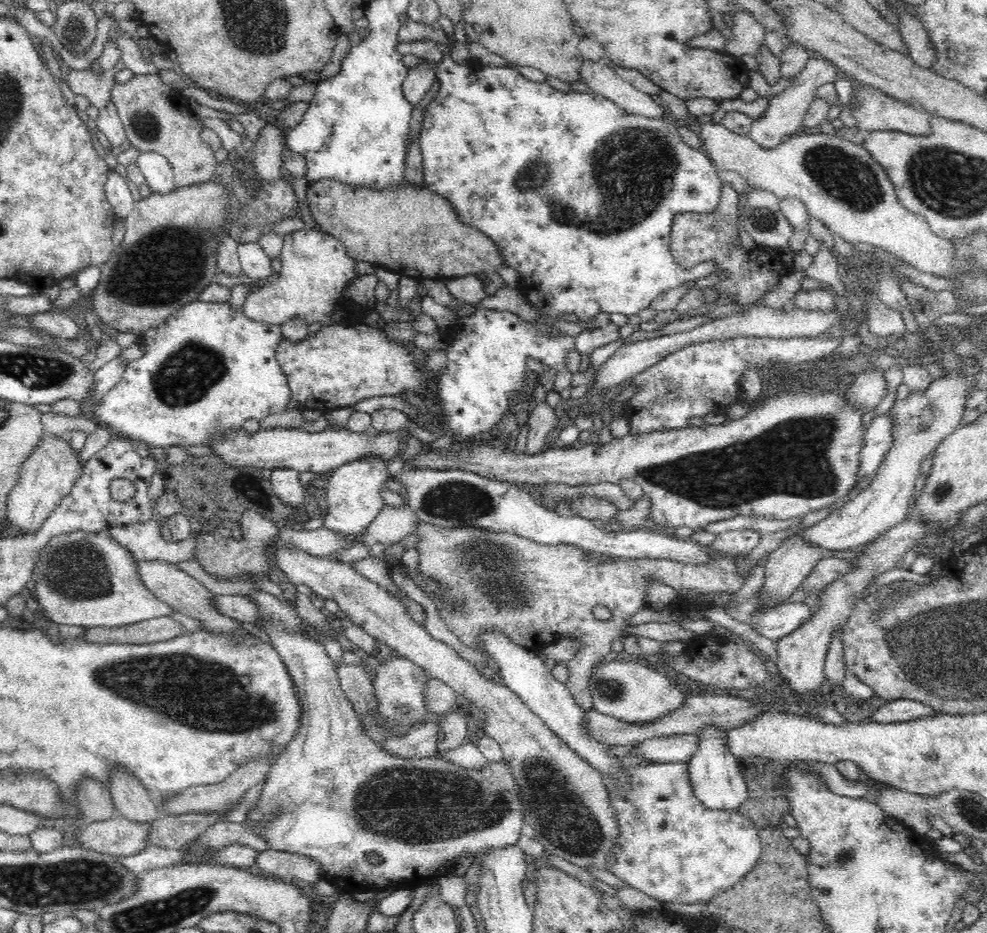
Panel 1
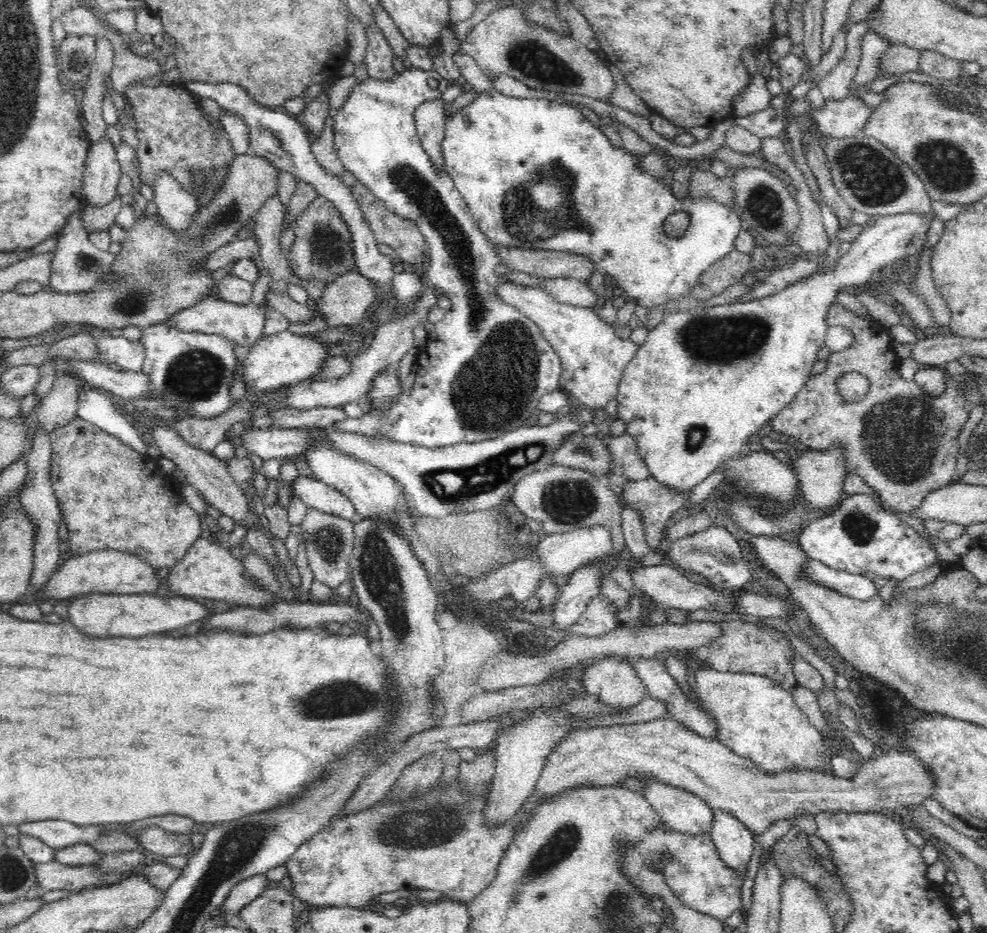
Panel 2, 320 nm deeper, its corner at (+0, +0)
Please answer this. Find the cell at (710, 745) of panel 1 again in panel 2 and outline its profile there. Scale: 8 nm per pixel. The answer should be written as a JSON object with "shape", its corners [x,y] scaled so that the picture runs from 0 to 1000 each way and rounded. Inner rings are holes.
{"shape":[[[721,866],[721,878],[723,883],[719,895],[728,916],[734,926],[743,930],[753,945],[764,913],[764,895],[753,881],[728,866]]]}

